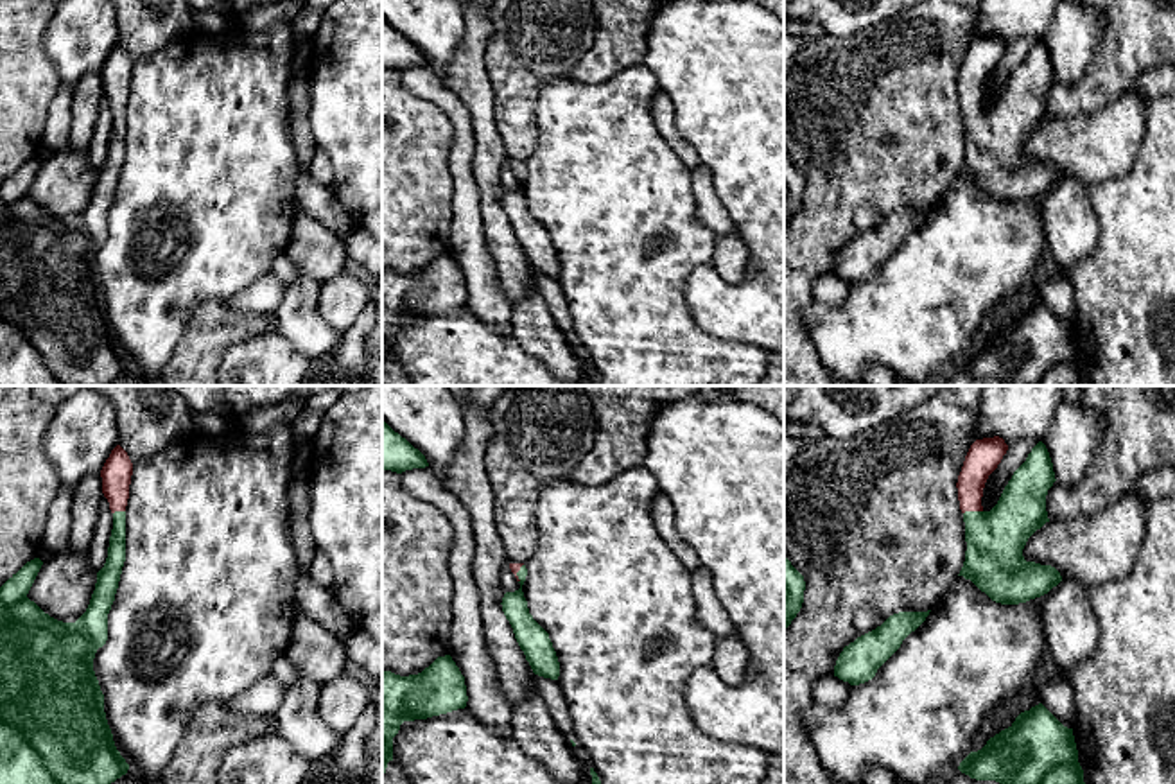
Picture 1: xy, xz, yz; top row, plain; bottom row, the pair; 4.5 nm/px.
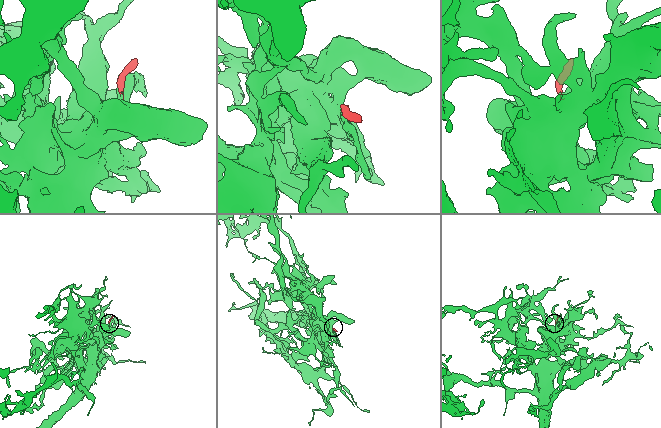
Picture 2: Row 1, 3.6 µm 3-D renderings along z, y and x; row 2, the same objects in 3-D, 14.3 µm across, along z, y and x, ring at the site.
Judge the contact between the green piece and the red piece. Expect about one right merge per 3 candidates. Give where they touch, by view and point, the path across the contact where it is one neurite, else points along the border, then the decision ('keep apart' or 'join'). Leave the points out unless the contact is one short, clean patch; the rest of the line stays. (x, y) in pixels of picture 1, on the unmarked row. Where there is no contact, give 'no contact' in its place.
yz (973, 110) | across yz (994, 160), (994, 139), (973, 110), (973, 74), (982, 58) | join

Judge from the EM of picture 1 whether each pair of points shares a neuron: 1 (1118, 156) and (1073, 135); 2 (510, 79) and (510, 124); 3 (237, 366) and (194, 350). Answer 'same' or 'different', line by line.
1: same
2: same
3: different

